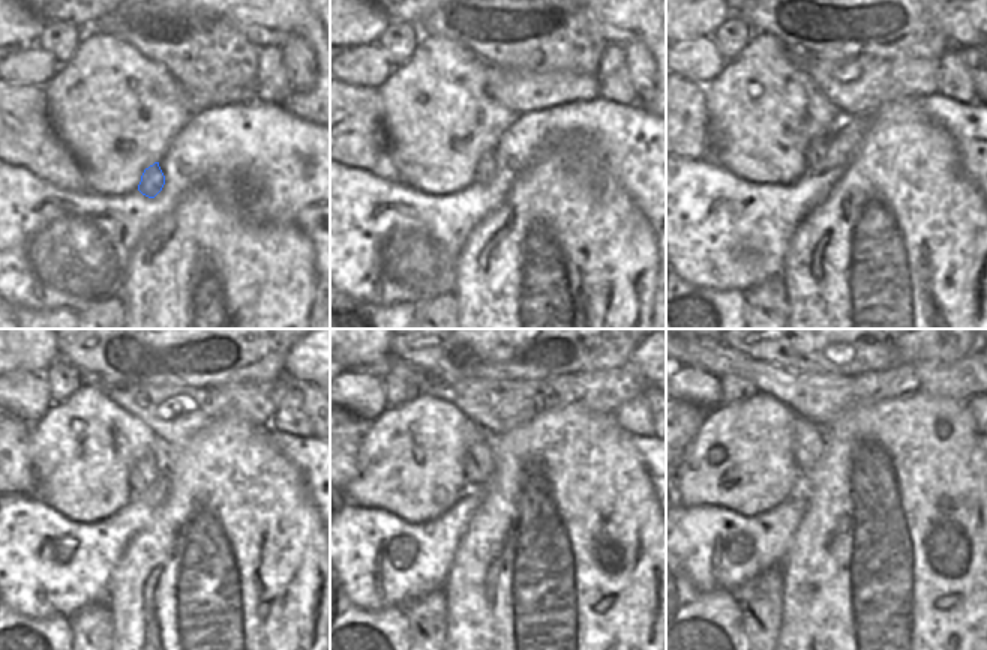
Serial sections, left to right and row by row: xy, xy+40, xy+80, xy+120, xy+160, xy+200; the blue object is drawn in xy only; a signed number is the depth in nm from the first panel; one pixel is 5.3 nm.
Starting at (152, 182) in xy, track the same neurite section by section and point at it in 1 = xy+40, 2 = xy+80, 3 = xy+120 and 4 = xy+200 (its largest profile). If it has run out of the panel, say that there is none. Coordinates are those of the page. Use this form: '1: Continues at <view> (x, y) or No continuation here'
1: Continues at xy+40 (485, 173)
2: Continues at xy+80 (818, 147)
3: Continues at xy+120 (146, 470)
4: Continues at xy+200 (807, 439).

